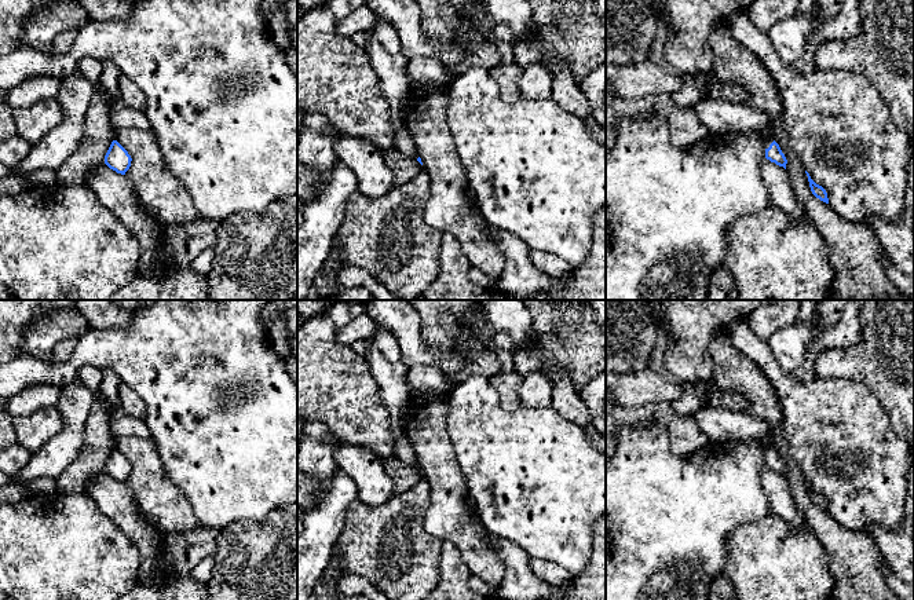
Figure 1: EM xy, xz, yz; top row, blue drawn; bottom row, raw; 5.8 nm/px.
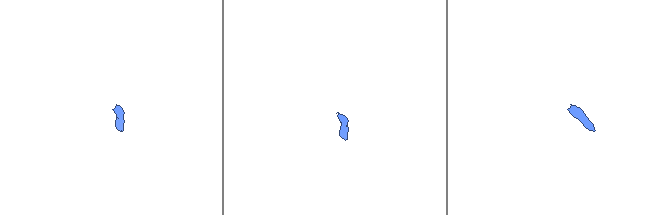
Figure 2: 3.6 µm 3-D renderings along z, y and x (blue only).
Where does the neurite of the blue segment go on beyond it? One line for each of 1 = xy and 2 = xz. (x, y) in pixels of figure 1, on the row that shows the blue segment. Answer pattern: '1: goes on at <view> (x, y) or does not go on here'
1: does not go on here
2: does not go on here

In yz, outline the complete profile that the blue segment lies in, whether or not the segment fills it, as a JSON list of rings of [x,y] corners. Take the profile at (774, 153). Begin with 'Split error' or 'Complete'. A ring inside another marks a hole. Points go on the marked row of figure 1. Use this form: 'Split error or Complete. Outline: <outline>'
Split error. Outline: [[[752,131],[764,140],[765,158],[786,169],[787,160],[782,153],[779,144],[767,133],[761,131]]]

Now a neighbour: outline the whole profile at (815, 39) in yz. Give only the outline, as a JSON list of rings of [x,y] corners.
[[[845,0],[840,12],[831,21],[819,23],[808,40],[804,61],[811,62],[818,45],[825,40],[849,39],[856,36],[860,29],[859,6],[860,0]]]

